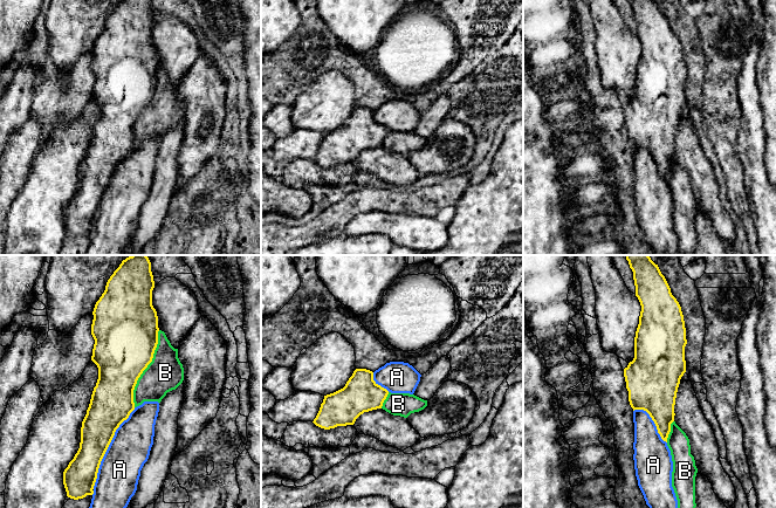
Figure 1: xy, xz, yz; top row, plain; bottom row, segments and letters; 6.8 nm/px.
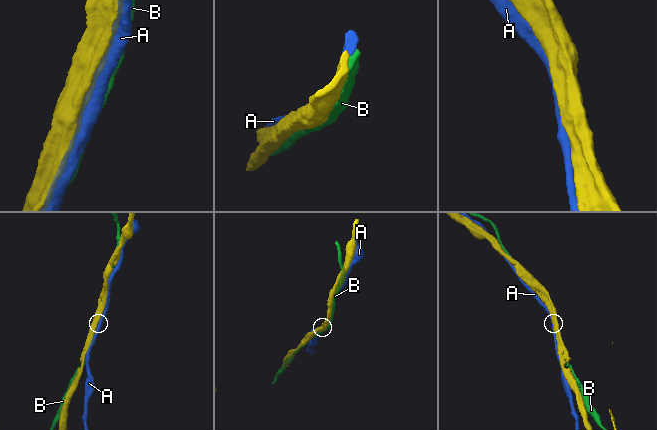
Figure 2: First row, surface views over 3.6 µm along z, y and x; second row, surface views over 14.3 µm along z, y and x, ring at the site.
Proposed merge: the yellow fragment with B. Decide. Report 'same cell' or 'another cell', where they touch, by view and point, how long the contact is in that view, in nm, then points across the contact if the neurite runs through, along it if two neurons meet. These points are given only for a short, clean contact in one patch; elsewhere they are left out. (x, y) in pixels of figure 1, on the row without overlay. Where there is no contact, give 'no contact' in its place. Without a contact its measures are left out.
another cell; contact xy (145, 105); length 550 nm

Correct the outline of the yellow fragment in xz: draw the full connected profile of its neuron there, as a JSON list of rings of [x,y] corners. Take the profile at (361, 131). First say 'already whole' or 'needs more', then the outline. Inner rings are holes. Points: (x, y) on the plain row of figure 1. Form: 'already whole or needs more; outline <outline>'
already whole; outline [[[356,107],[345,124],[324,133],[314,162],[330,167],[353,163],[364,150],[382,146],[389,129],[373,118],[373,110]]]

